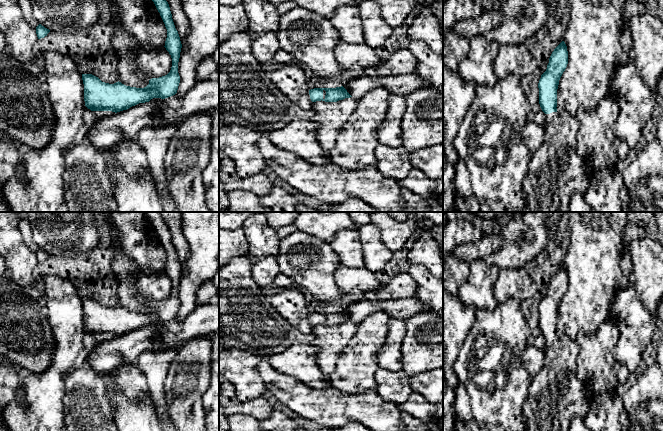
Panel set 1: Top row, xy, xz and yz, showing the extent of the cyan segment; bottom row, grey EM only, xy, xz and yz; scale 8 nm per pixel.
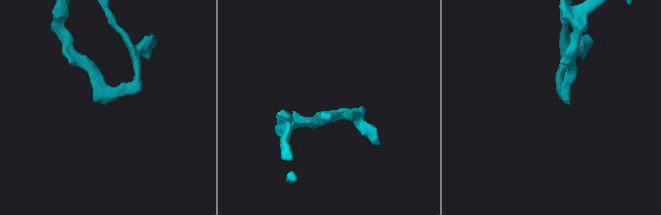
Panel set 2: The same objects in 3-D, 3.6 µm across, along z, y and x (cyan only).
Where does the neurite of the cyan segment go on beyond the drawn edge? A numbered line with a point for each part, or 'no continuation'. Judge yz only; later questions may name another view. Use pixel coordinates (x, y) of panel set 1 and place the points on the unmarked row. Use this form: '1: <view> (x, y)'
1: yz (556, 395)

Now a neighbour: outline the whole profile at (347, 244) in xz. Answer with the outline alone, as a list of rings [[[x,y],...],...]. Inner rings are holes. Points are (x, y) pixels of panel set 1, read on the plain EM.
[[[358,229],[341,230],[330,245],[339,255],[341,265],[355,268],[364,266],[363,248]]]

